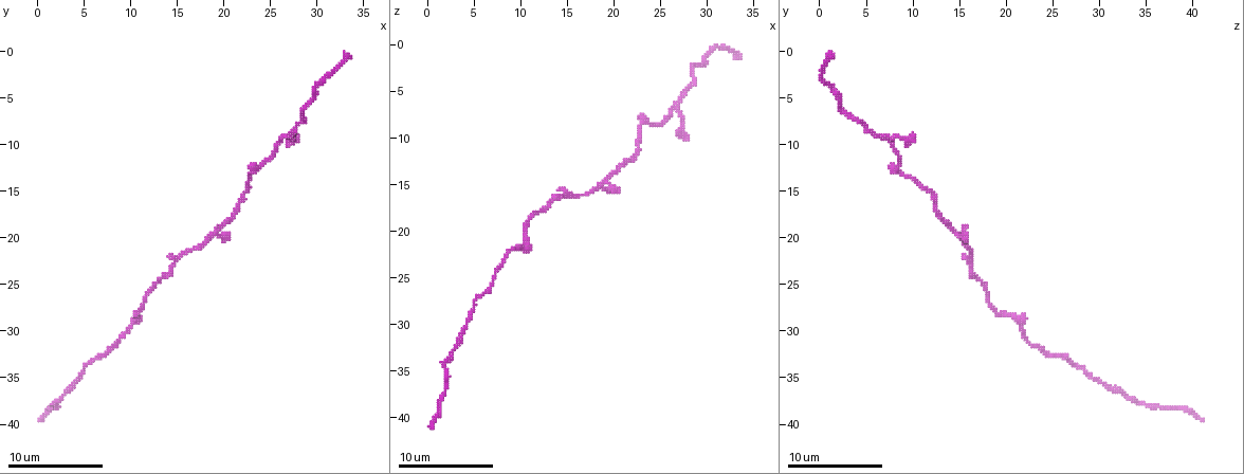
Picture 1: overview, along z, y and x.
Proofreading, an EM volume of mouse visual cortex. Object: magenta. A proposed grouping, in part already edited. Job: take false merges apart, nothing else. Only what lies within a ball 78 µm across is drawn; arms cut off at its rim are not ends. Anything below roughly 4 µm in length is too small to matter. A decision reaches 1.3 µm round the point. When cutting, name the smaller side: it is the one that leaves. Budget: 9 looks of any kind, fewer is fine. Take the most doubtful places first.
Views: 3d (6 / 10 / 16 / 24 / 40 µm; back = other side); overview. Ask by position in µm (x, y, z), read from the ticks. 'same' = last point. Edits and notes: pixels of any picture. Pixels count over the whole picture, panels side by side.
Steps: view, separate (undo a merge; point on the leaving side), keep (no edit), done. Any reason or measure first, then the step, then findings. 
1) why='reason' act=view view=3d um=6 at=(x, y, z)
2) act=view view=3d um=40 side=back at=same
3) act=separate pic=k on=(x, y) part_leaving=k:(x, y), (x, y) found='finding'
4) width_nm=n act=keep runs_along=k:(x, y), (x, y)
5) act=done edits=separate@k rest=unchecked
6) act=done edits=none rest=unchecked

why='thick turns thin' act=view view=3d um=10 at=(2.0, 38.0, 36.6)

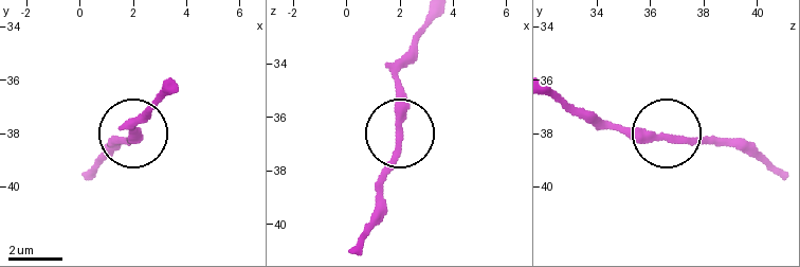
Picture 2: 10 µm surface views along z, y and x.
act=keep runs_along=2:(436, 17), (397, 78), (397, 154), (384, 207) found='one neuron here'

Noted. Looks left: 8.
act=view view=3d um=10 at=(22.8, 13.2, 9.0)

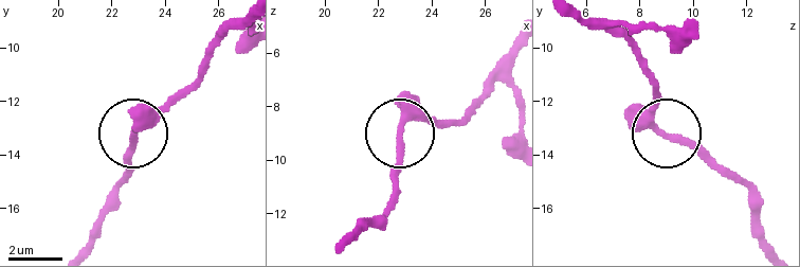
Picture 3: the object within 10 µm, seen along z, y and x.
why='other side' act=view view=3d um=10 side=back at=(22.7, 13.3, 9.0)

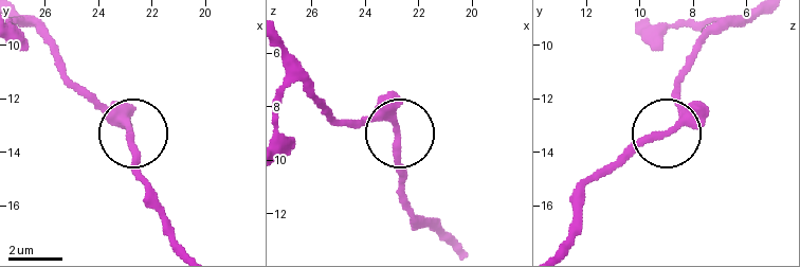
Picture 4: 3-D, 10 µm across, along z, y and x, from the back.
act=keep runs_along=4:(455, 242), (425, 226), (405, 200), (394, 125), (356, 119) found='all the same neuron'

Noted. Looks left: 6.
why='calibre changes' act=view view=3d um=6 at=(4.0, 35.4, 30.4)

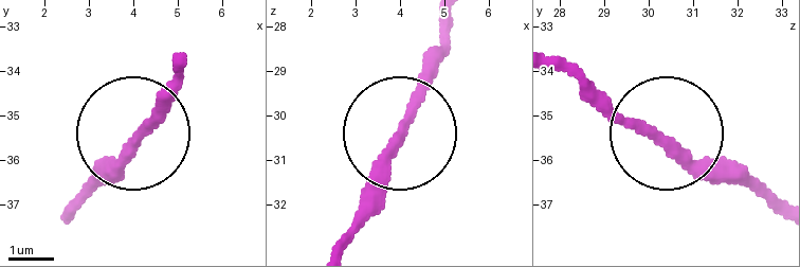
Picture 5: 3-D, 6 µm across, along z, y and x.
act=view view=3d um=6 side=back at=(4.00, 35.65, 30.50)

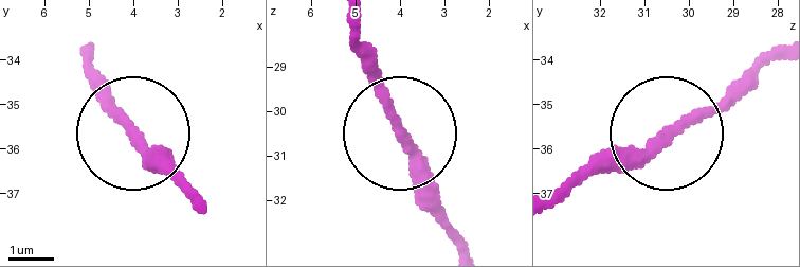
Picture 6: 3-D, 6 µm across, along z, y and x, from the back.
act=keep runs_along=6:(356, 17), (416, 189), (466, 242) found='all the same neuron'

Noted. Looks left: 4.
act=view view=3d um=10 at=(14.4, 23.2, 16.4)

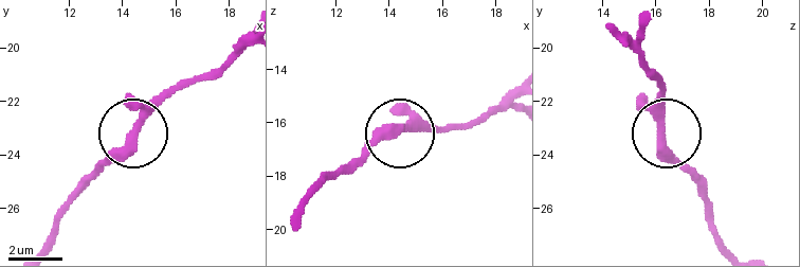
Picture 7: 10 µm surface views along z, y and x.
width_nm=340 act=keep found='all the same neuron'

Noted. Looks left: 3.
act=done edits=none rest=unchecked

